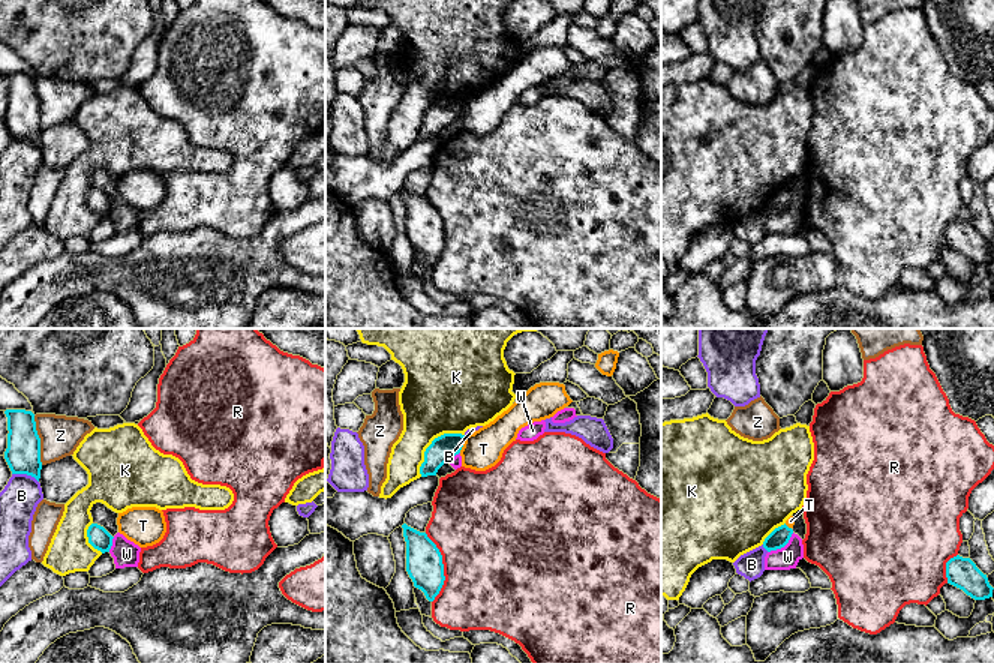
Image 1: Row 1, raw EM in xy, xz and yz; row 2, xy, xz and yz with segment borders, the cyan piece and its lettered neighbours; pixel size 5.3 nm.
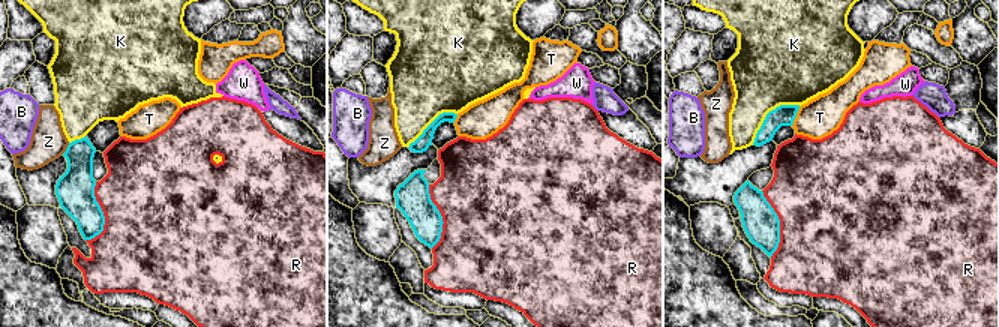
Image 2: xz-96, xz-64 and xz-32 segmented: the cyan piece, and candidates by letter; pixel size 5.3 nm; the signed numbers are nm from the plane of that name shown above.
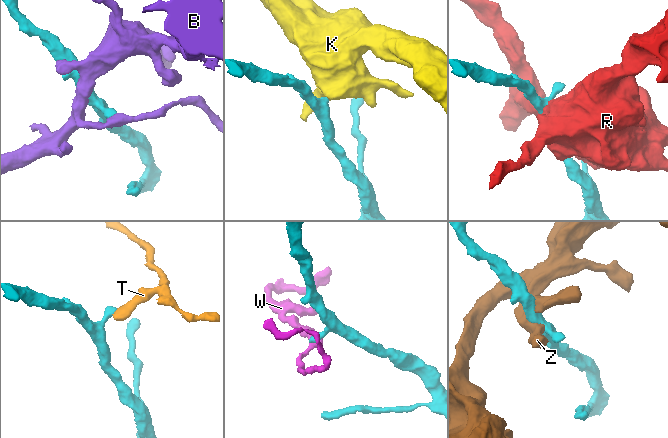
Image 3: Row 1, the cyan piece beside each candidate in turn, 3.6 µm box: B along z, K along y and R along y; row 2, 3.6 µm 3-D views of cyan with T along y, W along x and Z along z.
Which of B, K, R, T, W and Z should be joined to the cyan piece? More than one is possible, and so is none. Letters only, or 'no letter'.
no letter

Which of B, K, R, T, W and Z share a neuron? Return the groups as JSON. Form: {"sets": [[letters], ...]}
{"sets": [["B"], ["K"], ["R"], ["T"], ["W"], ["Z"]]}

